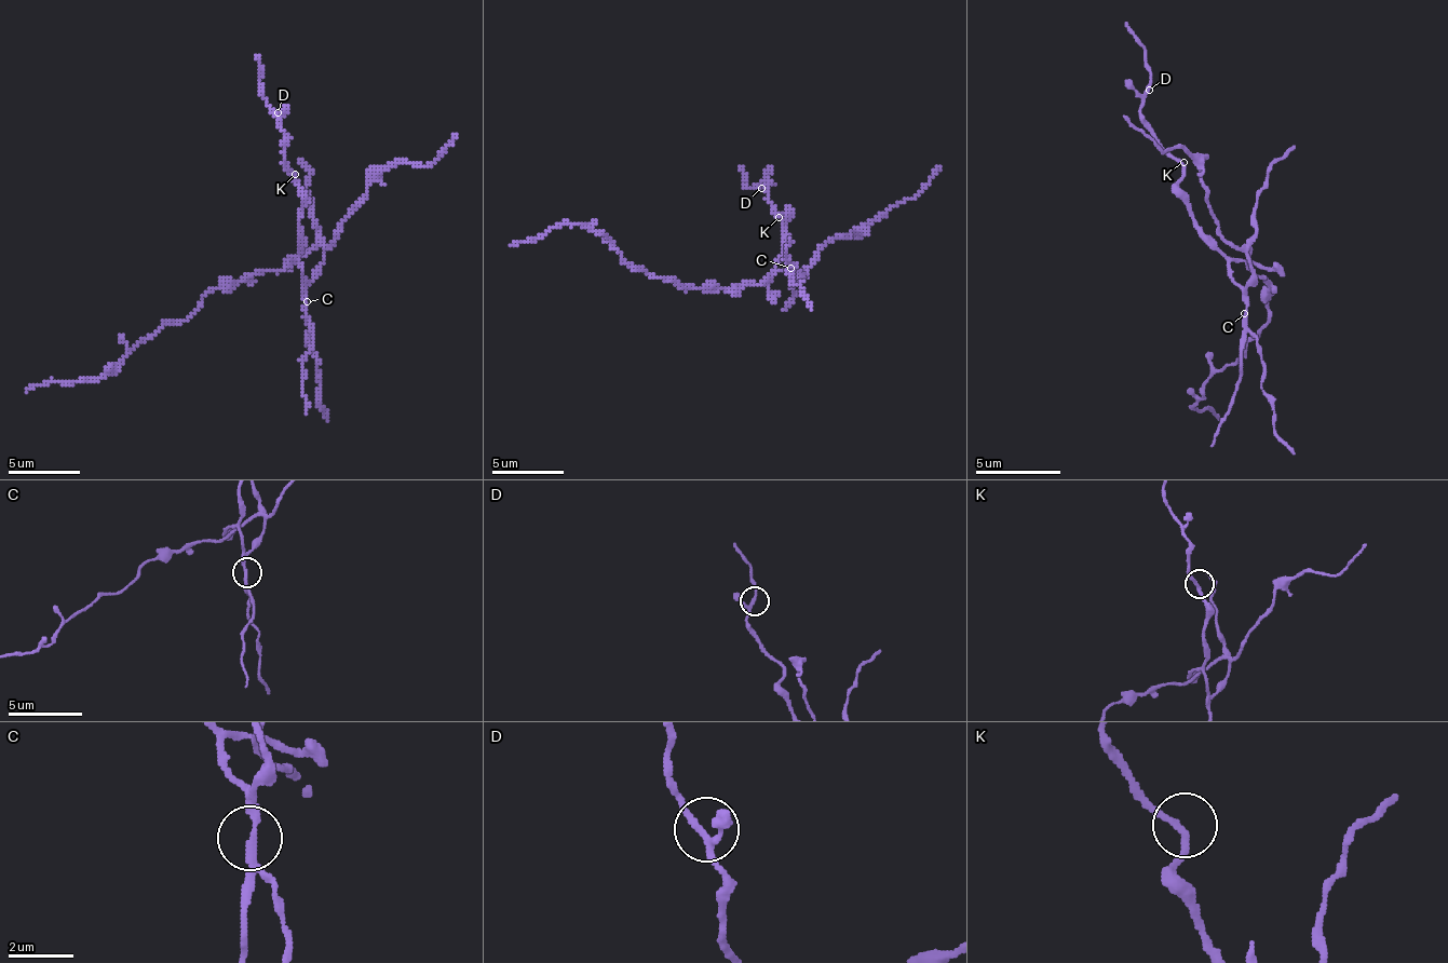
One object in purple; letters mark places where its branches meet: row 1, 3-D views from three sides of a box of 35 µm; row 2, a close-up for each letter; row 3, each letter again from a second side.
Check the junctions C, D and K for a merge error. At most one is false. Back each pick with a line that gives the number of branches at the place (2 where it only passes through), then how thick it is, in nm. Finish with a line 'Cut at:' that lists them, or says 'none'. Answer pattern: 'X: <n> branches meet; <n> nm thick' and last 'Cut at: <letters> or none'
C: 2 branches meet; 200 nm thick
Cut at: C

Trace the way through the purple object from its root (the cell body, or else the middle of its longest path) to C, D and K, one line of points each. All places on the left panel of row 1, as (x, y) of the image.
C: (262, 274), (267, 270), (281, 270), (292, 256), (302, 270), (302, 299), (306, 302)
D: (262, 274), (281, 270), (299, 253), (302, 199), (295, 174), (284, 159), (284, 131), (278, 112)
K: (262, 274), (267, 270), (281, 270), (299, 253), (299, 209), (302, 199), (295, 185), (295, 174)

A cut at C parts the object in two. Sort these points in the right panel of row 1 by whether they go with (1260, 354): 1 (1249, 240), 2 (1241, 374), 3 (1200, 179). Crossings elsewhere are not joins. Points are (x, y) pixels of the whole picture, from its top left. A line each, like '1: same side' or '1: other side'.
1: other side
2: other side
3: other side

